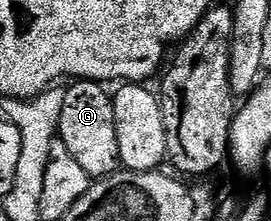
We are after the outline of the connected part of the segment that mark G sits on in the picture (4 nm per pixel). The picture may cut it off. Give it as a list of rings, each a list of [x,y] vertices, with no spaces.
[[[76,80],[72,87],[64,90],[64,103],[58,131],[59,141],[66,144],[66,152],[78,160],[81,168],[93,179],[111,174],[120,166],[120,152],[118,146],[118,128],[114,120],[113,95],[107,94],[105,87],[99,82],[91,80]]]

